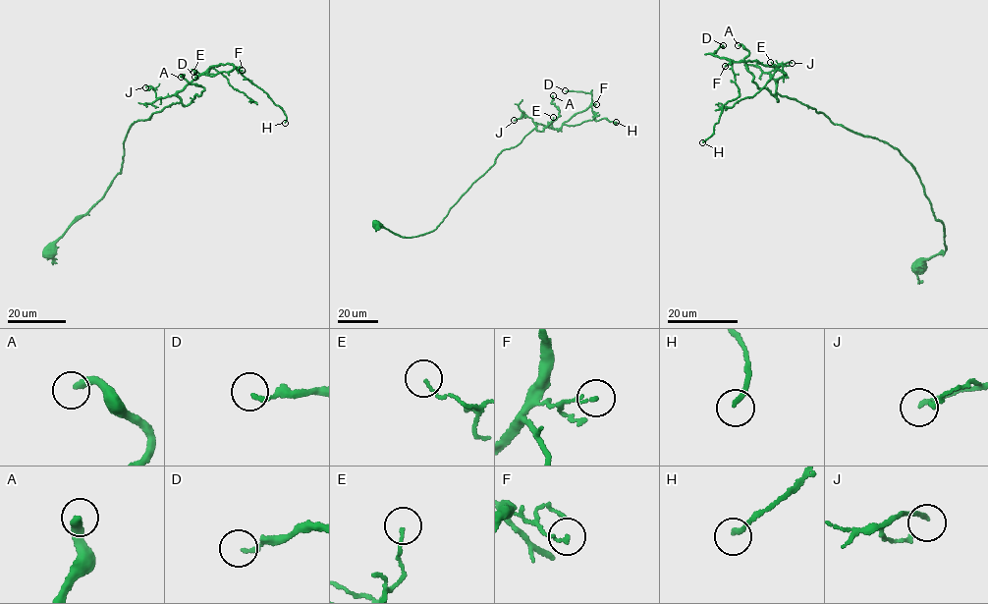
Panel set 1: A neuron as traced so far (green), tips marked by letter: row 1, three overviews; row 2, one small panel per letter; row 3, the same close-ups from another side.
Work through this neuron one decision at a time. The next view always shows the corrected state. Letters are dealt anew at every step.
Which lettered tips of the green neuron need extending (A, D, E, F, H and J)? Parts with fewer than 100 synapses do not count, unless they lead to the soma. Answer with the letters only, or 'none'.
A

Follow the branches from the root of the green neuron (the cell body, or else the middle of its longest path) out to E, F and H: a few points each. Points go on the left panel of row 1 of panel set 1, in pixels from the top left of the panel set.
E: (49, 251), (121, 172), (131, 125), (180, 101), (177, 93), (199, 74), (193, 72)
F: (49, 251), (121, 172), (131, 125), (180, 101), (177, 93), (211, 67), (228, 64), (242, 70)
H: (49, 251), (121, 172), (131, 125), (180, 101), (177, 93), (209, 68), (232, 65), (284, 111), (285, 123)

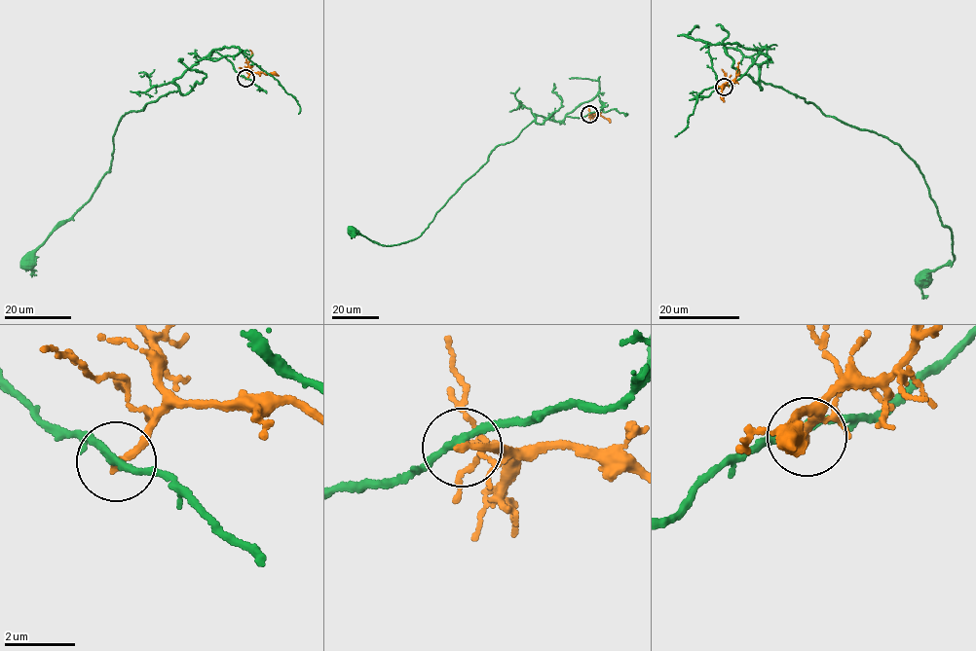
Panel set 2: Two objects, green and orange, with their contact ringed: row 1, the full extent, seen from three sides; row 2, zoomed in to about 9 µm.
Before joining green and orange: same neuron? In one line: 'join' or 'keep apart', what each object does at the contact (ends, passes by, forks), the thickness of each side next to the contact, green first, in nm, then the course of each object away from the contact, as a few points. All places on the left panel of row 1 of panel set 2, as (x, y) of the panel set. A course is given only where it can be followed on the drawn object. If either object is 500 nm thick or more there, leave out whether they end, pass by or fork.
keep apart; green passes by; orange ends; calibres 190 and 220 nm; course green (245, 78), (213, 52), (174, 81), (178, 90), (122, 116), (113, 138), (110, 170), (92, 198), (27, 262); course orange (245, 78), (252, 73), (279, 75)

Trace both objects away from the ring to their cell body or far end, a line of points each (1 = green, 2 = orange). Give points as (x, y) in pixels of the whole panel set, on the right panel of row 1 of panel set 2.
1: (725, 87), (760, 54), (770, 58), (760, 67), (759, 80), (900, 145), (951, 232), (955, 260), (923, 278)
2: (724, 87), (720, 96), (724, 101)

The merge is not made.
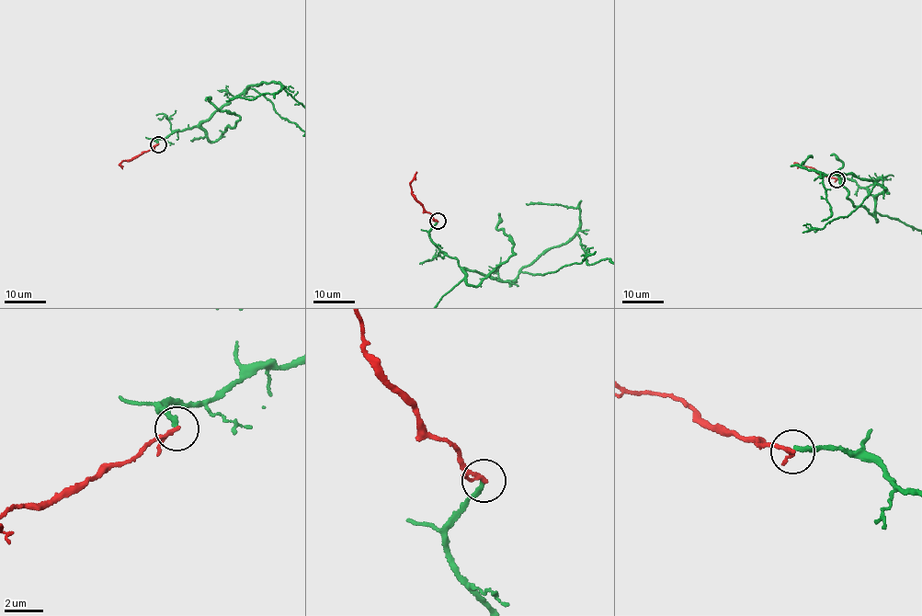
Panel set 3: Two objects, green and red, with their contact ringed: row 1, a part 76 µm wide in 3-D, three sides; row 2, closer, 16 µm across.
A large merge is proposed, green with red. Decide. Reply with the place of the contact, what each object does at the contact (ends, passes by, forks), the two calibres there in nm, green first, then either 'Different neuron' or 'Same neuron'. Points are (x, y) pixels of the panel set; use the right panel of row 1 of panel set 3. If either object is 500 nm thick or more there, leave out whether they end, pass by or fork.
Place: (836, 179). At the ring green ends. At the ring red passes by. Thickness 240 nm (green) against 160 nm. Different neuron

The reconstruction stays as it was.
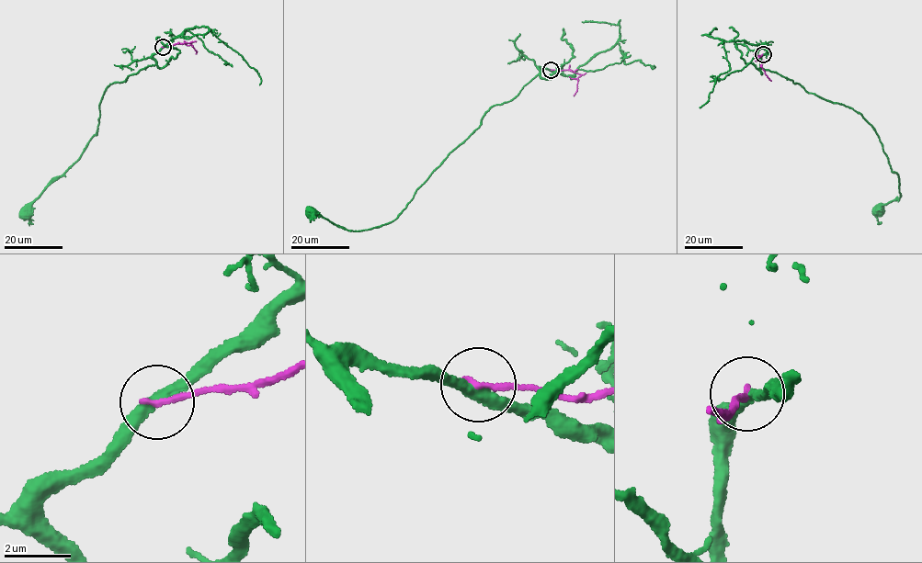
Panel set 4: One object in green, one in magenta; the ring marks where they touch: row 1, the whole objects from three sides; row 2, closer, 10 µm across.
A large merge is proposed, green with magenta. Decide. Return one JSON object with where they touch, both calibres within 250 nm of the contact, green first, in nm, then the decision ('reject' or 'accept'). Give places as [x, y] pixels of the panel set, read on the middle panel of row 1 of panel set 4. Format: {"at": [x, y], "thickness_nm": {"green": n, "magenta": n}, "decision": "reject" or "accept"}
{"at": [551, 70], "thickness_nm": {"green": 320, "magenta": 190}, "decision": "reject"}

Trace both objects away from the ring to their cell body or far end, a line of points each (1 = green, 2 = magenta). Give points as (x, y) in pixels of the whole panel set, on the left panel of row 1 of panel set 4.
1: (163, 47), (153, 56), (155, 63), (107, 86), (99, 106), (97, 134), (80, 159), (51, 183), (26, 212)
2: (163, 47), (191, 42), (196, 53)

